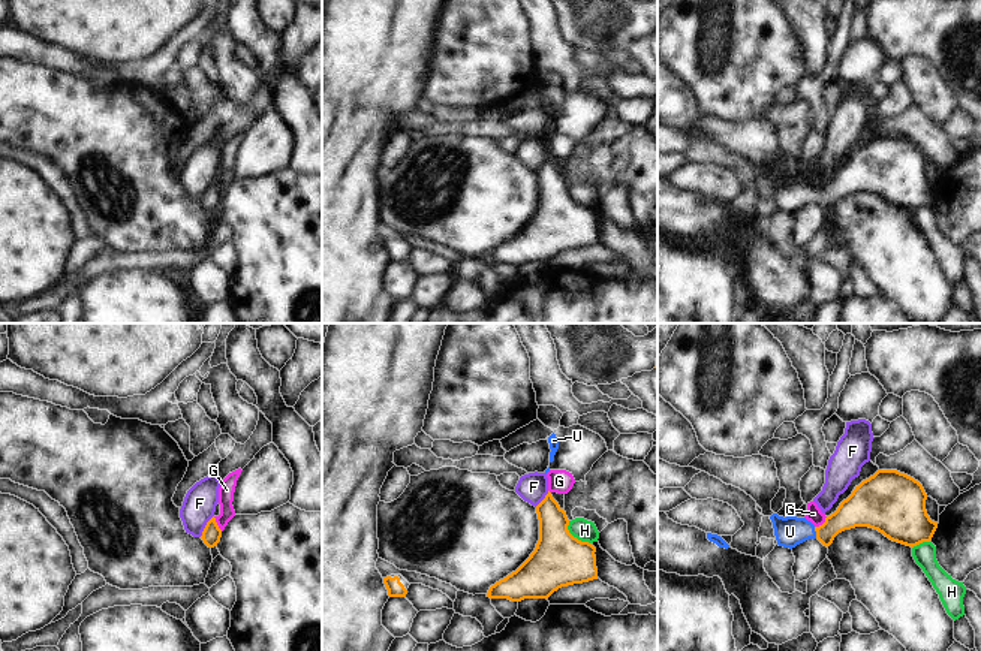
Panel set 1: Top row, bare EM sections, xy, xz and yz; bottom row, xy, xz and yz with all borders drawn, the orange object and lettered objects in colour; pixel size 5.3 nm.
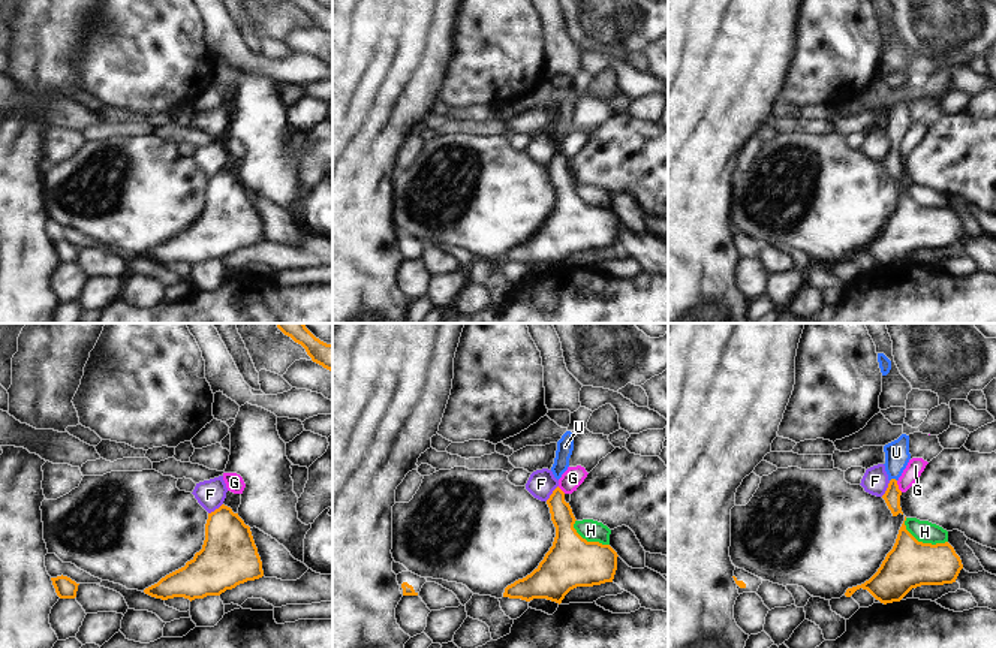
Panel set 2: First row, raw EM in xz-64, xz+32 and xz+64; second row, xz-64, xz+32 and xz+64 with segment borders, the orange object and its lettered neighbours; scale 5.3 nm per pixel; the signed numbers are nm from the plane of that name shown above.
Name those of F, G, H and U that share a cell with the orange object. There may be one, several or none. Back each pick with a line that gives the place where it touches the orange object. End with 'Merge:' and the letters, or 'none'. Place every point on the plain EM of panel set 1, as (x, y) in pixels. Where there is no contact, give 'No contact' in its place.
U: Touches orange at yz (817, 198)
Merge: U

